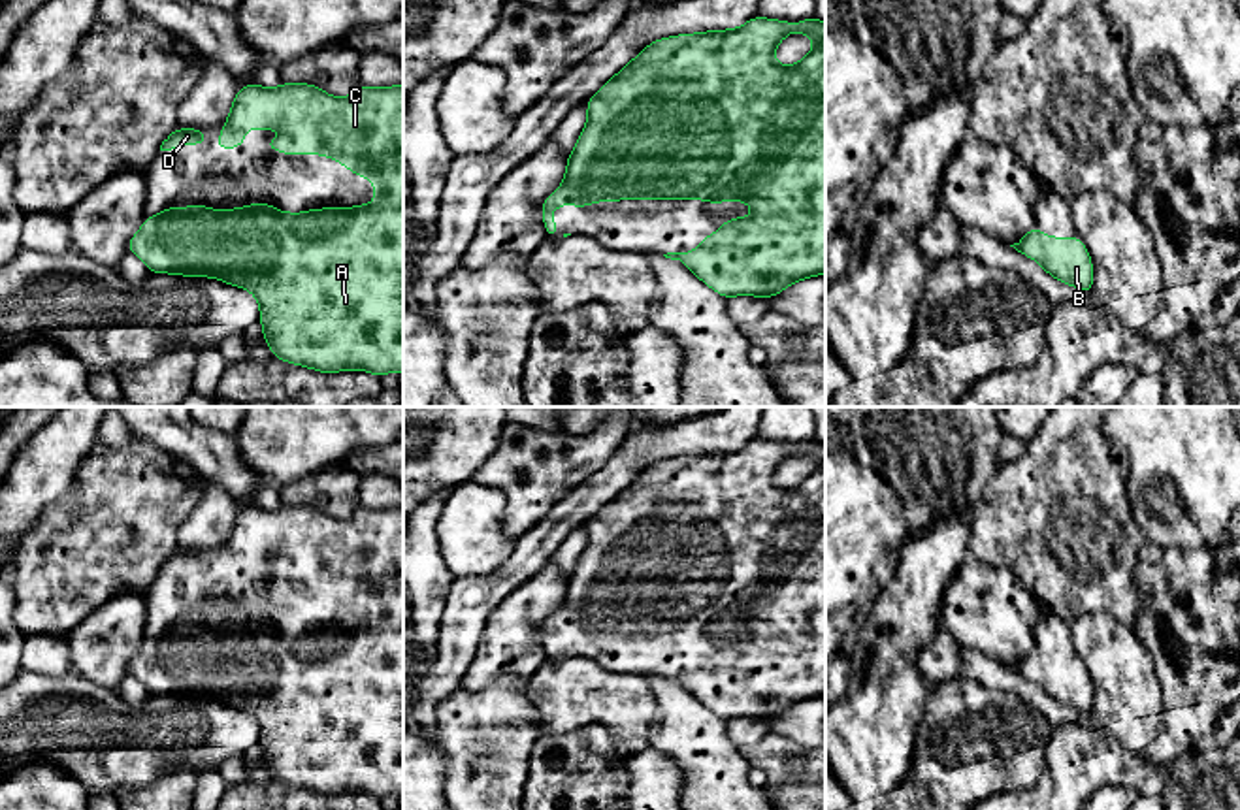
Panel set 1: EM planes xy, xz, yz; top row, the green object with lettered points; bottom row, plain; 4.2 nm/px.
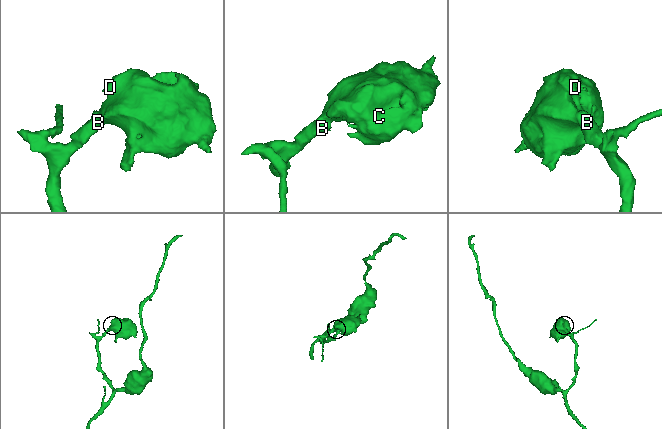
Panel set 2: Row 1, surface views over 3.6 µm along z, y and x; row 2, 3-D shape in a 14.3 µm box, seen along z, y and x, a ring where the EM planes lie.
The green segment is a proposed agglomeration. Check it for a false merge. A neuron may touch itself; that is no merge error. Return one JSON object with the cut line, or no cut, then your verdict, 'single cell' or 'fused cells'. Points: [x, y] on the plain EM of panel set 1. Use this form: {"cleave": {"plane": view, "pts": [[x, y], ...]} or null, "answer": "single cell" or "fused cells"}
{"cleave": null, "answer": "single cell"}

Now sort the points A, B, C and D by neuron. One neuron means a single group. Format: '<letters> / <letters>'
A B C D

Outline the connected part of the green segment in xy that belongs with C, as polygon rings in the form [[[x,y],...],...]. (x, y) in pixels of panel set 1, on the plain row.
[[[251,505],[237,510],[224,544],[217,573],[237,571],[245,565],[245,550],[285,550],[286,559],[266,561],[266,573],[294,576],[326,576],[343,584],[352,597],[375,603],[371,618],[381,625],[360,629],[326,629],[303,635],[277,633],[271,625],[217,633],[205,627],[171,627],[160,637],[145,639],[141,650],[126,667],[143,682],[151,695],[187,699],[215,699],[253,714],[260,725],[264,763],[273,780],[313,789],[318,795],[364,791],[377,799],[403,795],[403,507],[373,510],[360,507],[349,520],[334,520],[322,510],[302,505],[281,505],[266,510]]]

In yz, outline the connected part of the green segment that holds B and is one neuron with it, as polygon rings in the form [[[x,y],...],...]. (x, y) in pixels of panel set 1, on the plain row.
[[[1033,648],[1010,669],[1036,682],[1059,705],[1093,716],[1093,684],[1080,659],[1046,659],[1038,648]]]

